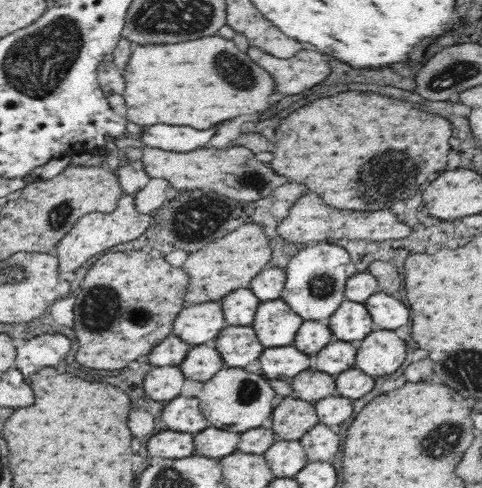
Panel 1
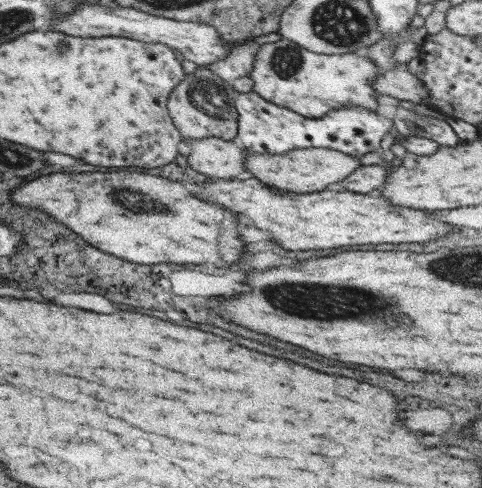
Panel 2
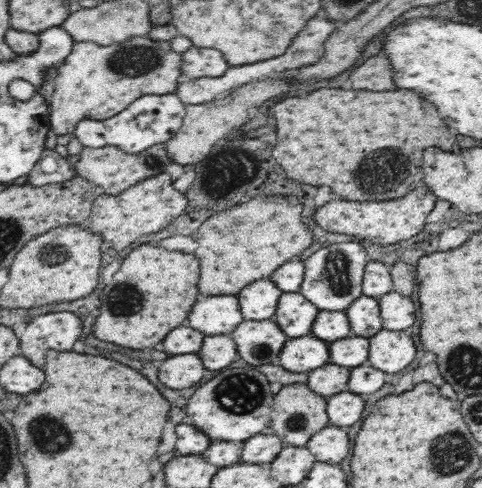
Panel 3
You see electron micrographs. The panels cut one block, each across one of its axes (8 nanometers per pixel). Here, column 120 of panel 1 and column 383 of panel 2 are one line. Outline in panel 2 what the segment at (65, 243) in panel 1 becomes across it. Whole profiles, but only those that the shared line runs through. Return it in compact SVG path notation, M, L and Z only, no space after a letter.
M256 177L246 180L212 179L200 183L200 190L194 195L206 203L213 203L234 214L245 214L254 222L256 228L272 234L273 242L287 250L332 250L340 246L354 246L354 244L406 244L416 242L426 244L429 240L446 236L454 232L456 226L446 224L428 215L428 212L417 209L392 206L384 198L350 192L333 191L328 188L323 191L298 194L290 191L273 189L265 185Z

